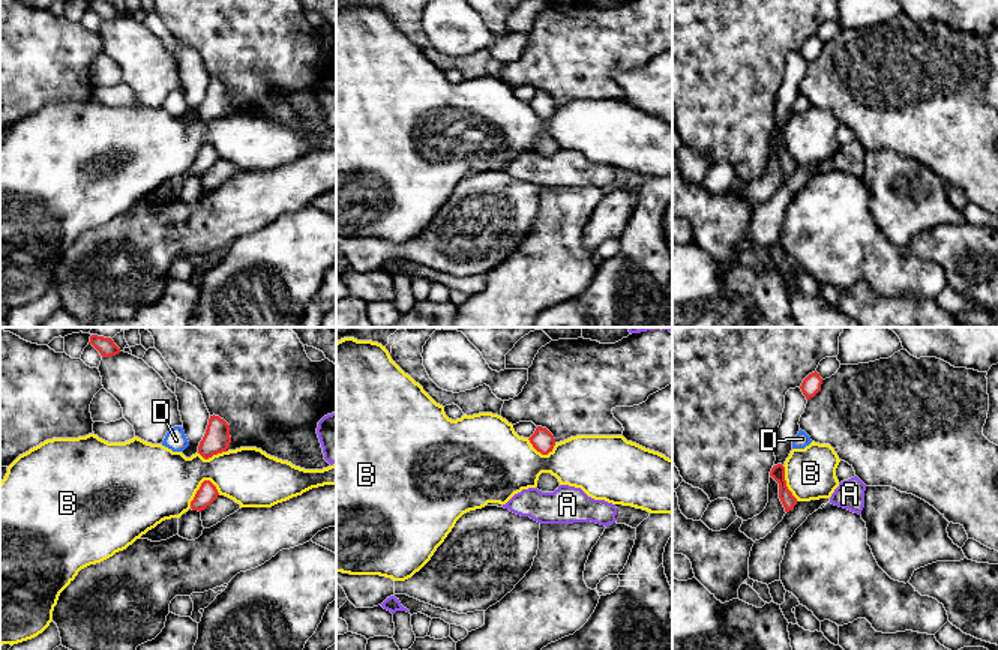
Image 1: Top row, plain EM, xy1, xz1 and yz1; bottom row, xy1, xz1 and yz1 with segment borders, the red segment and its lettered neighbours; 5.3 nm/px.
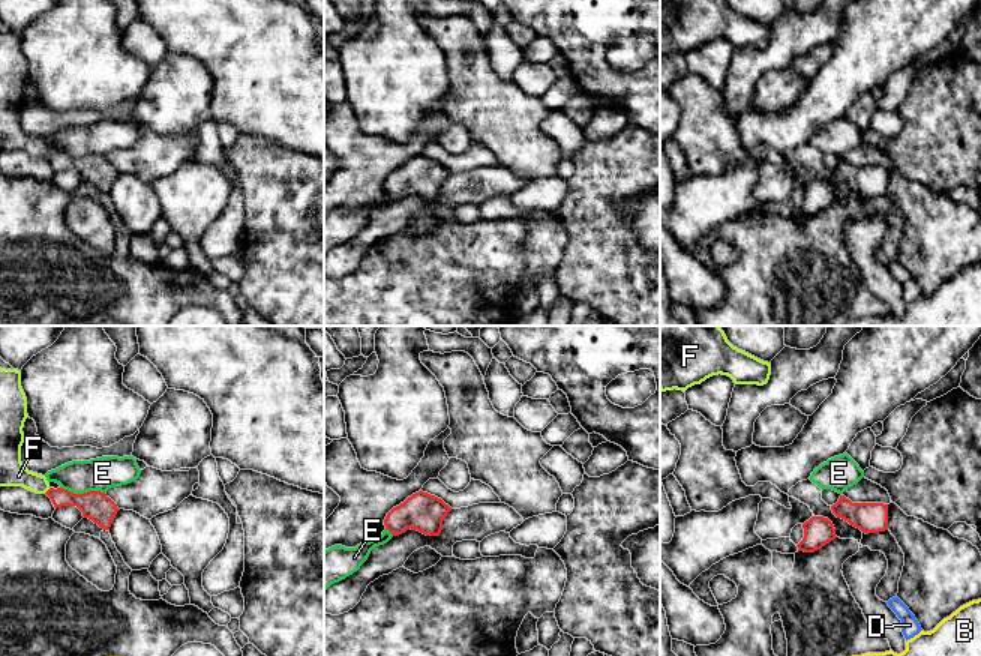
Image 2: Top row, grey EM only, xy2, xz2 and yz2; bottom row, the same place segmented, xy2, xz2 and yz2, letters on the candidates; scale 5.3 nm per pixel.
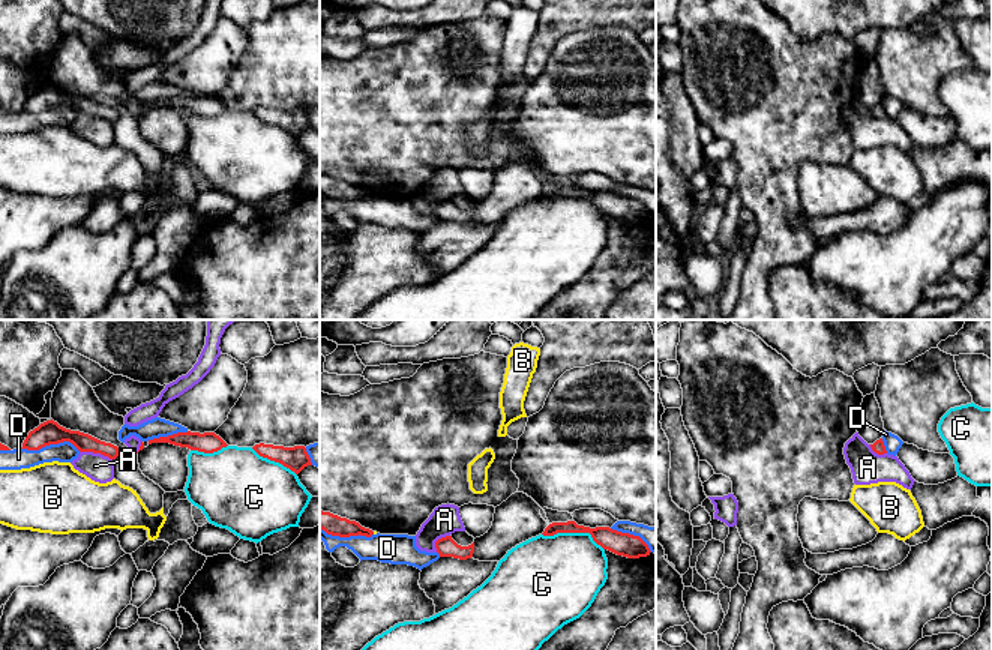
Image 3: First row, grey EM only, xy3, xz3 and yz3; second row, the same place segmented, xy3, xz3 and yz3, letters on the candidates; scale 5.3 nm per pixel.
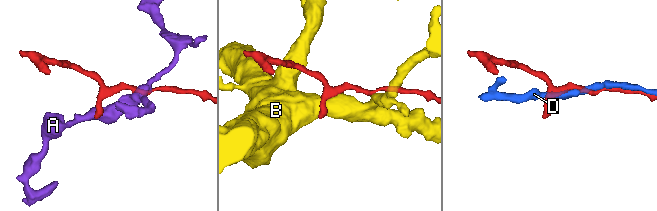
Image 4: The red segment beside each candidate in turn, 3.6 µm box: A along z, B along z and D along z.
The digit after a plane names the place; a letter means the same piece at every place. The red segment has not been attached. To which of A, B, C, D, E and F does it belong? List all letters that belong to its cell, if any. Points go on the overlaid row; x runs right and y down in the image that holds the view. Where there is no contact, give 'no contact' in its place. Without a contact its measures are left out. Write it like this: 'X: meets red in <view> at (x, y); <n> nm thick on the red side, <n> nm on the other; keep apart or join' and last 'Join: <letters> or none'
A: meets red in xy3 at (96, 452); 110 nm thick on the red side, 140 nm on the other; keep apart
B: meets red in xy1 at (197, 493); 110 nm thick on the red side, 420 nm on the other; keep apart
C: meets red in xz3 at (574, 532); 120 nm thick on the red side, 440 nm on the other; keep apart
D: meets red in xy3 at (51, 443); 130 nm thick on the red side, 110 nm on the other; keep apart
E: meets red in xy2 at (84, 493); 160 nm thick on the red side, 180 nm on the other; keep apart
F: meets red in xy2 at (48, 490); 140 nm thick on the red side, 140 nm on the other; join
Join: F

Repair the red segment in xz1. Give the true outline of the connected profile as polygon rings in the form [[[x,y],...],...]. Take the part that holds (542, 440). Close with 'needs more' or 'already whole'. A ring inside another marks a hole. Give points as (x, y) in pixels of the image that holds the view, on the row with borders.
[[[537,426],[534,434],[528,440],[533,444],[533,447],[542,455],[548,455],[555,446],[554,435],[542,426]]] | already whole

